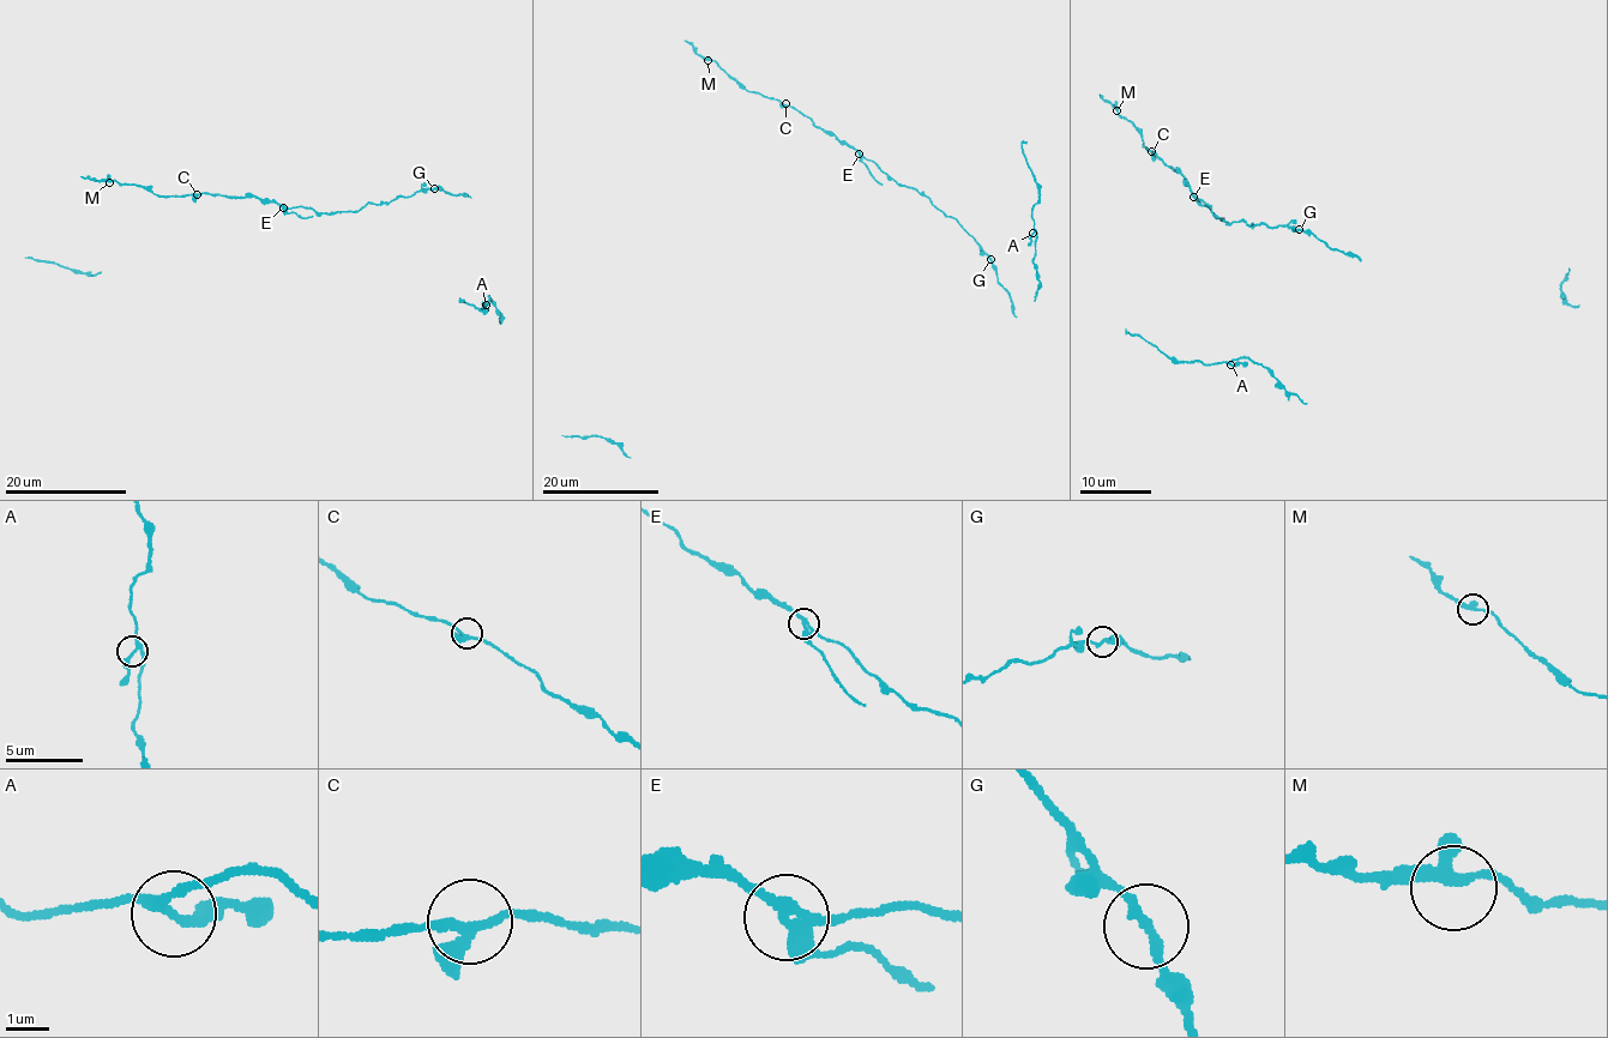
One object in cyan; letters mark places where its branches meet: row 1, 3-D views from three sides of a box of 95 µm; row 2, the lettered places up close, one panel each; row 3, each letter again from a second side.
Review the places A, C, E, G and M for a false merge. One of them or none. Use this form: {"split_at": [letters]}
{"split_at": ["E"]}

